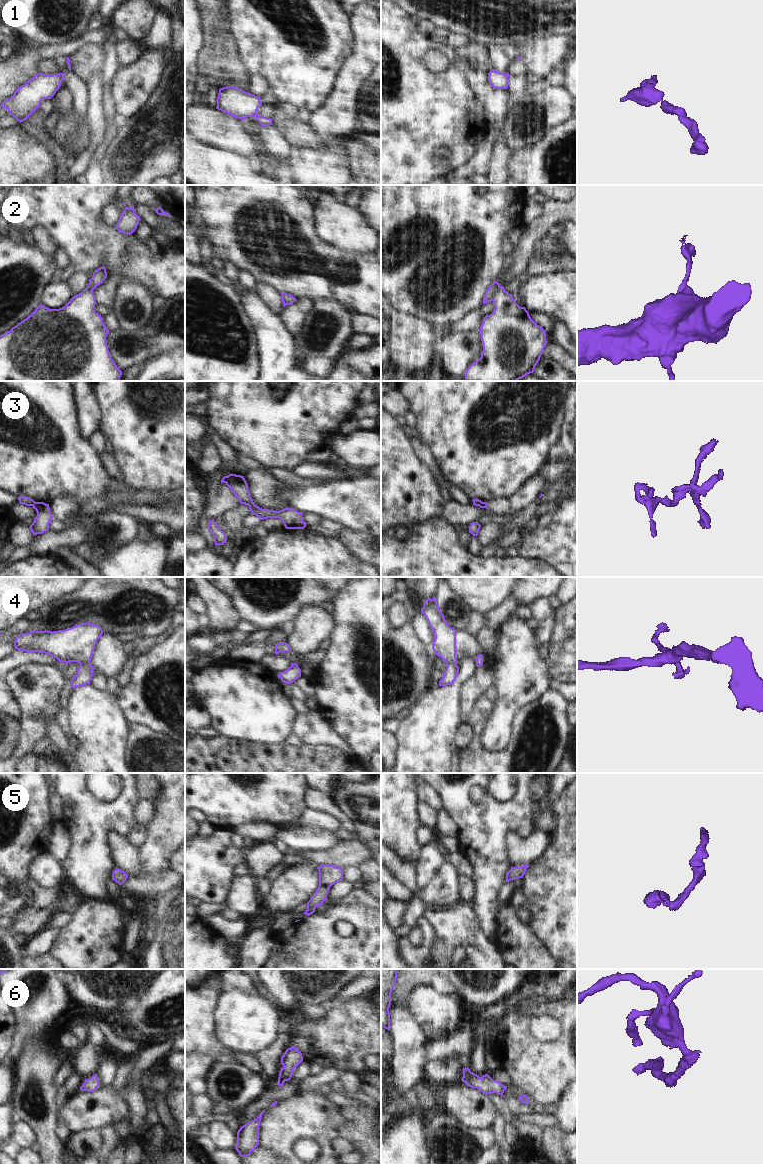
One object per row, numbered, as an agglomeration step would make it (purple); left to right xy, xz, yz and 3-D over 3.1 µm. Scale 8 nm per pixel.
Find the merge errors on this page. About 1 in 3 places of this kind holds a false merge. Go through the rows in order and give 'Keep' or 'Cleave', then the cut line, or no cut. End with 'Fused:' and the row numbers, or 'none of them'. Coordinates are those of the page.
1: Keep. No split
2: Cleave. Split along yz (500, 286), (492, 300)
3: Cleave. Split along xy (35, 502), (31, 505)
4: Keep. No split
5: Keep. No split
6: Keep. No split
Fused: 2, 3

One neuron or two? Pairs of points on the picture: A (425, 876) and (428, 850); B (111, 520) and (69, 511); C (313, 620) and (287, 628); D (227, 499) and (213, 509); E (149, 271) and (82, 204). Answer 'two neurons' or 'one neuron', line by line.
A: one neuron
B: one neuron
C: two neurons
D: one neuron
E: one neuron

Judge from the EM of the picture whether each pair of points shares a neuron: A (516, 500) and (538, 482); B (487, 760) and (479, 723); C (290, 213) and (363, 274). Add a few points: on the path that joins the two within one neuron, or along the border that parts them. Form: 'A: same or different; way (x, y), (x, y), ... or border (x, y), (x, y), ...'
A: same; way (521, 499), (533, 487)
B: same; way (478, 751), (478, 732)
C: same; way (301, 233), (343, 274)

